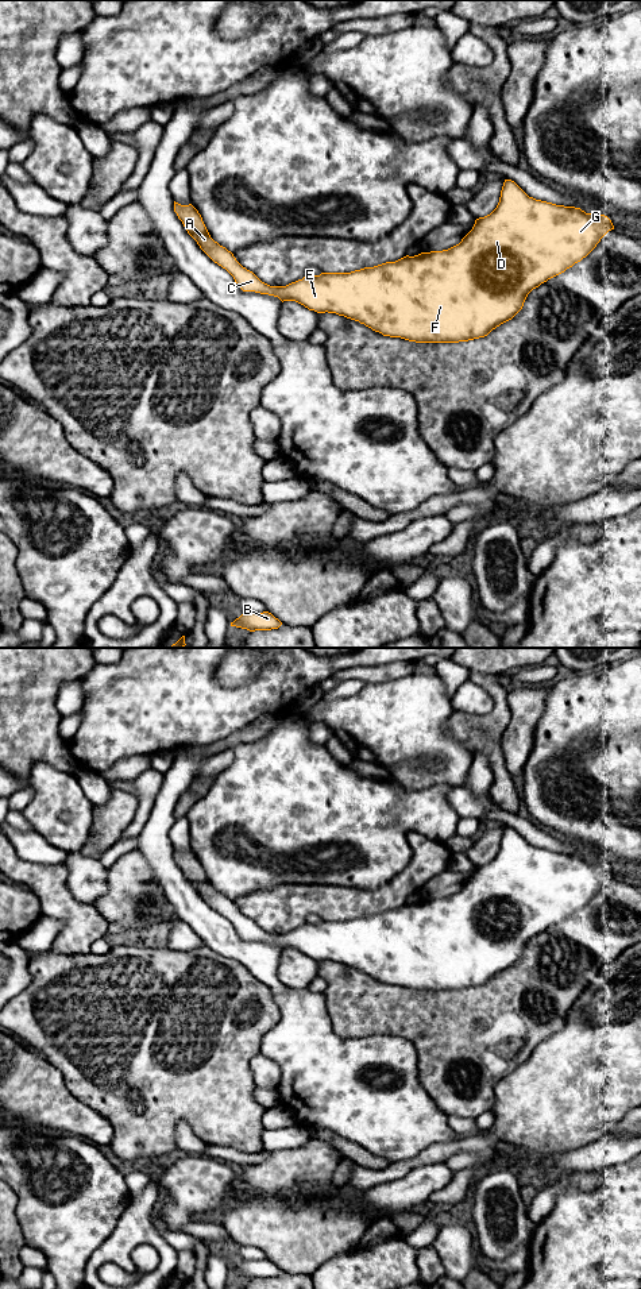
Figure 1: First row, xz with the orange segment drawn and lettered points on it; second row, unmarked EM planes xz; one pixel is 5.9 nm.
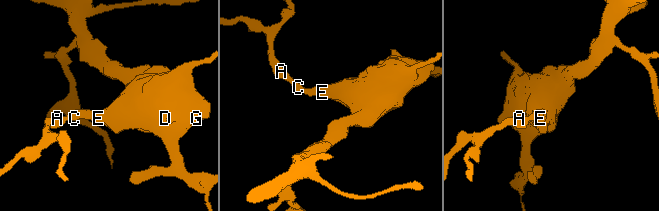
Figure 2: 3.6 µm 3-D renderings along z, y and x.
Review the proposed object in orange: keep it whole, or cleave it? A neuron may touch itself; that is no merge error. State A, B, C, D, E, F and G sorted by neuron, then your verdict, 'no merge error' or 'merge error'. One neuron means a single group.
A B C D E F G | no merge error

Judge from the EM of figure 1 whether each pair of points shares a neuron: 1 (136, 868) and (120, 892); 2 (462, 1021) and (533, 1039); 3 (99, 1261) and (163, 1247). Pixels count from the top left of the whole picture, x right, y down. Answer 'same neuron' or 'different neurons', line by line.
1: same neuron
2: same neuron
3: same neuron

